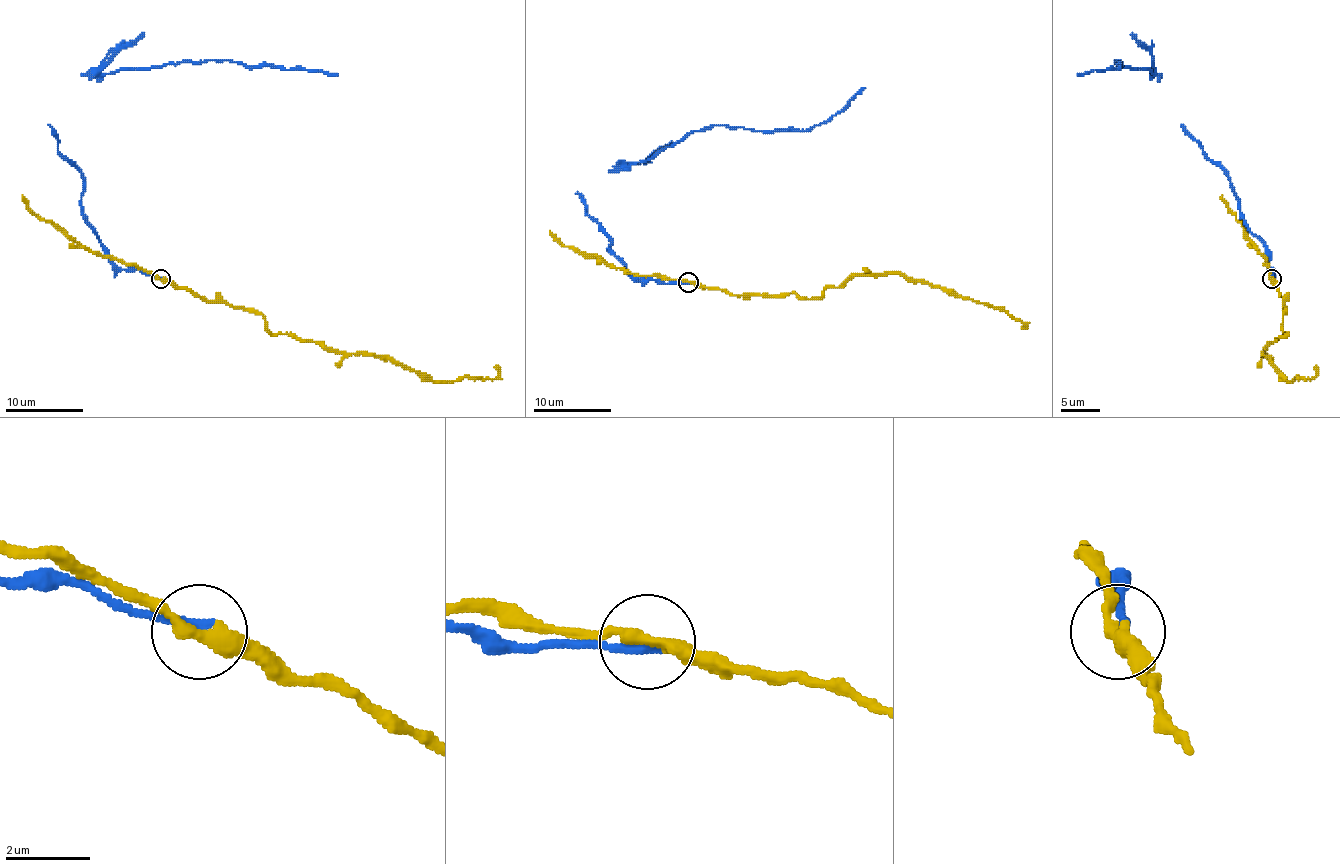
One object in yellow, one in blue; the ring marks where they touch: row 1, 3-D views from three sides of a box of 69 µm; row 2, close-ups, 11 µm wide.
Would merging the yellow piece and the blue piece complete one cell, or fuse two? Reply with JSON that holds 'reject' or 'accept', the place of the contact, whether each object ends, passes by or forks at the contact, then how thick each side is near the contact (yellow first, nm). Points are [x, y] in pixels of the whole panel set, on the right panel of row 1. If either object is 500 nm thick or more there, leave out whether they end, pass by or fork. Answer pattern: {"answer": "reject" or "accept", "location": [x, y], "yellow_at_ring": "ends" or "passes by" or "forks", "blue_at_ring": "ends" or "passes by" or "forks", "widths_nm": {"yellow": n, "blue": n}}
{"answer": "reject", "location": [1271, 278], "yellow_at_ring": "passes by", "blue_at_ring": "ends", "widths_nm": {"yellow": 320, "blue": 240}}

